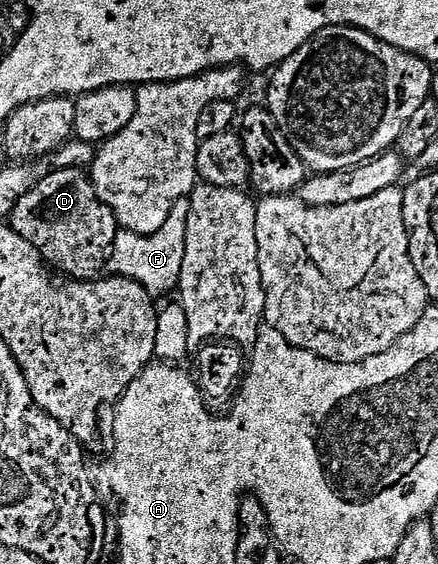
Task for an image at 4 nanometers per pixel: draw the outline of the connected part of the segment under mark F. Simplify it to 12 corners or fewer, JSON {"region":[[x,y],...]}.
{"region":[[188,201],[154,234],[118,229],[119,278],[154,296],[181,285]]}

